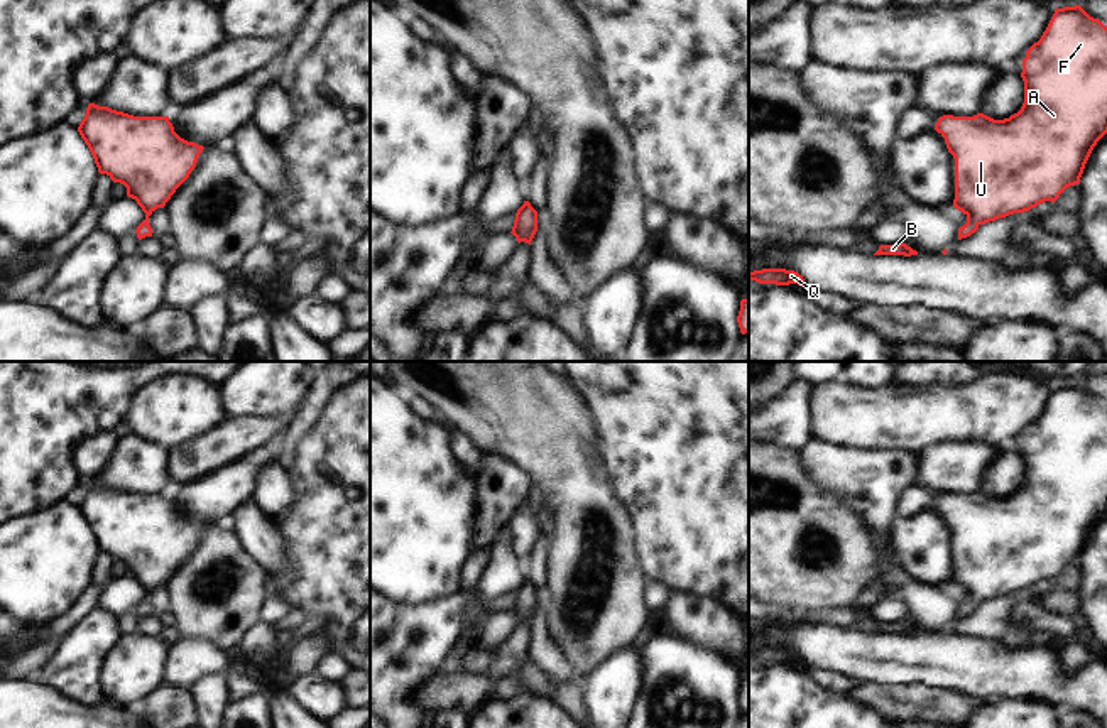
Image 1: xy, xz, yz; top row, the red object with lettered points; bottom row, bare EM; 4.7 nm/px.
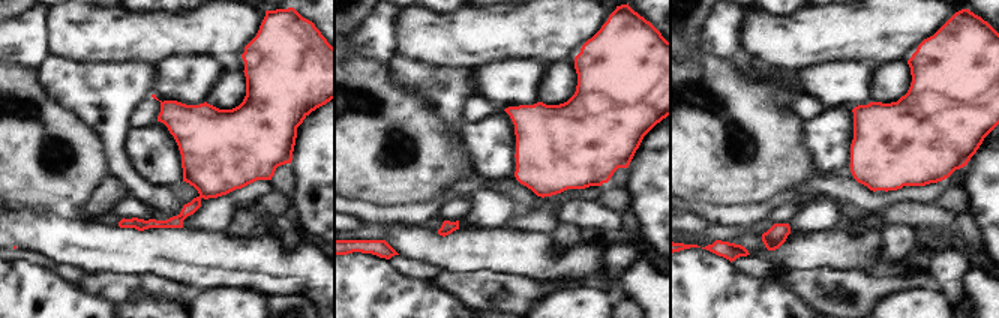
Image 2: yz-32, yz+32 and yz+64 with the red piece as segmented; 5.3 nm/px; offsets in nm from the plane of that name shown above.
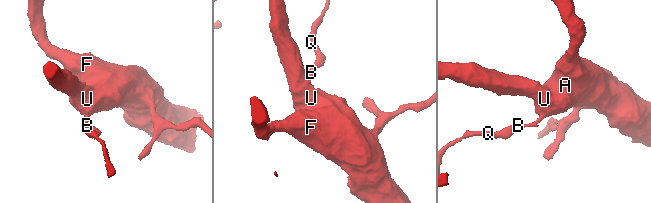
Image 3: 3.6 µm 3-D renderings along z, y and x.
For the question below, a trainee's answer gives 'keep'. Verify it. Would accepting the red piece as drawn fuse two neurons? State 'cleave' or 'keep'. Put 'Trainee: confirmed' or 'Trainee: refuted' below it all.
keep
Trainee: confirmed

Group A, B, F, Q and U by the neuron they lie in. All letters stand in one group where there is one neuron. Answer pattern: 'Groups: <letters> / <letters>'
Groups: A B F Q U.

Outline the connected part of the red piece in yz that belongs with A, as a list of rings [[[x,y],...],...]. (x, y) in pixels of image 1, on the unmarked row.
[[[1080,383],[1055,388],[1041,417],[1026,429],[1021,456],[1024,481],[1009,497],[943,493],[935,503],[955,537],[953,586],[967,595],[967,601],[958,606],[958,618],[989,600],[1029,589],[1044,579],[1055,581],[1066,566],[1080,562],[1093,525],[1107,512],[1107,405]]]

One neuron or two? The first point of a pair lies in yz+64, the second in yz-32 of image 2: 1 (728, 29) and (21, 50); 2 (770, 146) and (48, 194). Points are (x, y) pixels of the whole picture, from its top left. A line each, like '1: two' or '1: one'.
1: one
2: one

